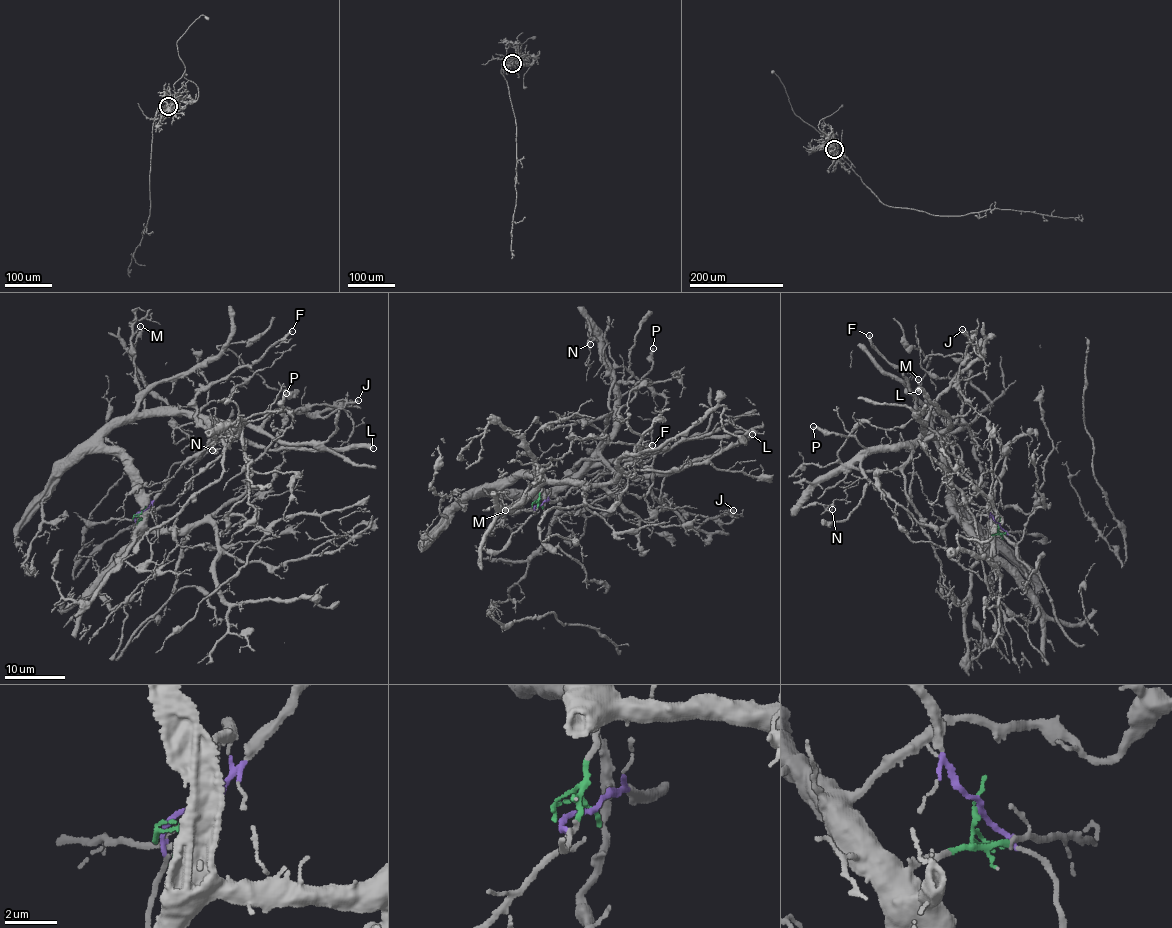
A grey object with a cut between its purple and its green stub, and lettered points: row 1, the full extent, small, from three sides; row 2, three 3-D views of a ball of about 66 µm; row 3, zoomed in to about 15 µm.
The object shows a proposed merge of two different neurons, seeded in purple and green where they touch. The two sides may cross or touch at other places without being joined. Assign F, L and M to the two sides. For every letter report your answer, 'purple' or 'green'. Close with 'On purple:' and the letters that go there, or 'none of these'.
F: purple
L: purple
M: green
On purple: F, L

